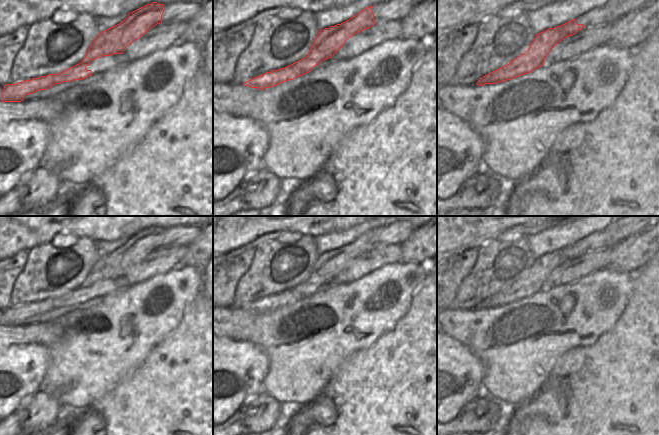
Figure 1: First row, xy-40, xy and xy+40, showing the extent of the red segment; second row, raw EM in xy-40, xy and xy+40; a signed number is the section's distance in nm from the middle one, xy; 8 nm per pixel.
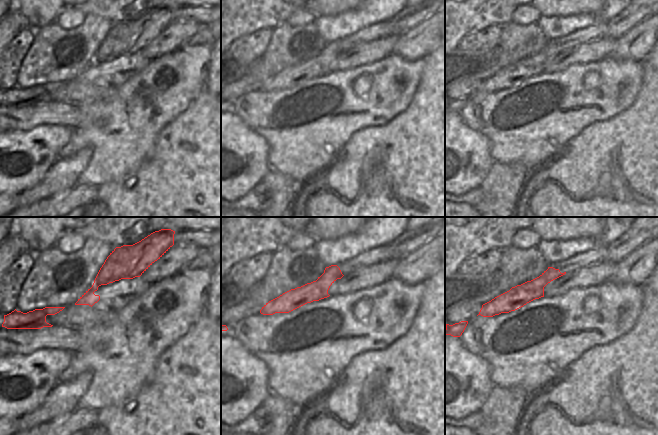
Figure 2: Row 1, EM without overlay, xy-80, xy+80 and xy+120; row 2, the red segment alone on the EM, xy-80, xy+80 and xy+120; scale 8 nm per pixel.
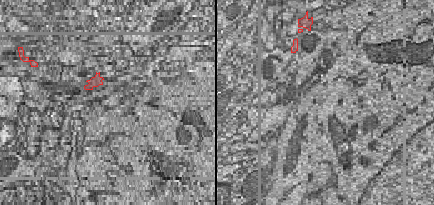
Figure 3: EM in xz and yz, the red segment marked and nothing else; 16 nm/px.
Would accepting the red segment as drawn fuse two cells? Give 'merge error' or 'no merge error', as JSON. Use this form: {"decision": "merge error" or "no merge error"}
{"decision": "merge error"}

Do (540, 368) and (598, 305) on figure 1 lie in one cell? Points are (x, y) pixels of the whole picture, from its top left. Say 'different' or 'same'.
same

